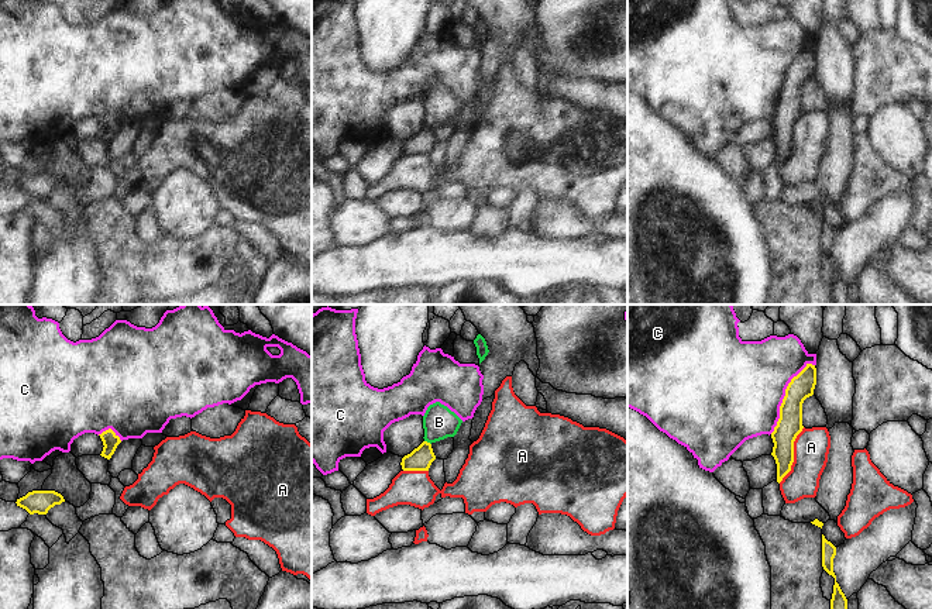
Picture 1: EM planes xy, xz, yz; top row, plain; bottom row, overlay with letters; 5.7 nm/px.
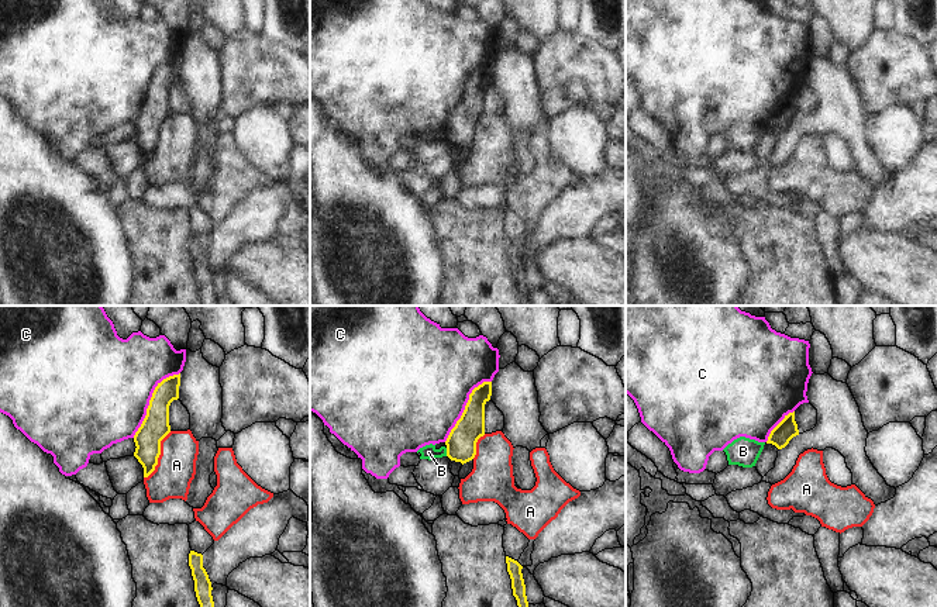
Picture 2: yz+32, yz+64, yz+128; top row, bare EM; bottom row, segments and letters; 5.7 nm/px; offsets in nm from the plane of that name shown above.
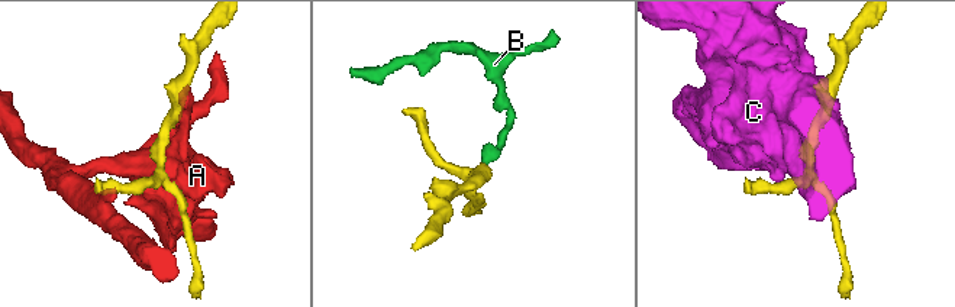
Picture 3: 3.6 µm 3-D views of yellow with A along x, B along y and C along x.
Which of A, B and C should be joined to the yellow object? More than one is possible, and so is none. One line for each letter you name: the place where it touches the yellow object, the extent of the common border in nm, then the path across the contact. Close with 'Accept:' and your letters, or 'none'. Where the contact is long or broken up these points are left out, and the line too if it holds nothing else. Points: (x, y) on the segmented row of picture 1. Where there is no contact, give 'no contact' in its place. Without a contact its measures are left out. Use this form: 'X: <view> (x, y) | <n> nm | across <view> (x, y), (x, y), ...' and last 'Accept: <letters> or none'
Accept: none

